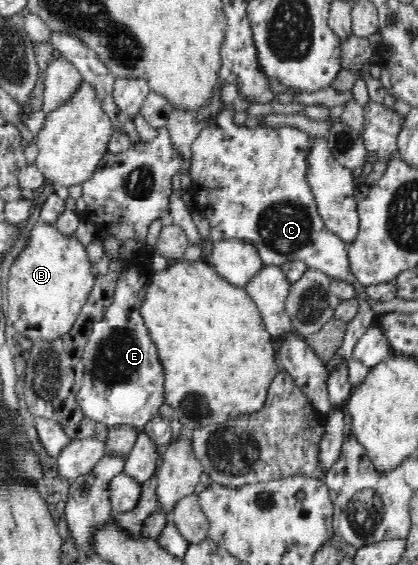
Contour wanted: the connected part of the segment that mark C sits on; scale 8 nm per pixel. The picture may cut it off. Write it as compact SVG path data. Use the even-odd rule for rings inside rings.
M224 102L219 106L219 113L215 123L203 128L190 148L192 186L189 191L195 196L197 202L192 210L209 220L209 238L213 242L234 238L245 239L257 247L257 253L265 265L281 267L286 262L303 261L308 268L320 270L333 280L350 281L350 284L354 286L358 311L346 327L344 340L336 356L329 362L325 362L328 375L336 366L352 359L354 347L361 336L364 336L372 327L376 314L369 305L370 295L367 287L363 286L349 269L348 244L325 226L314 202L312 190L306 180L309 176L306 173L306 156L312 139L295 127L273 128L258 125L256 128L249 128L245 124L237 126L233 122L235 110L230 107L230 104L224 104Z

